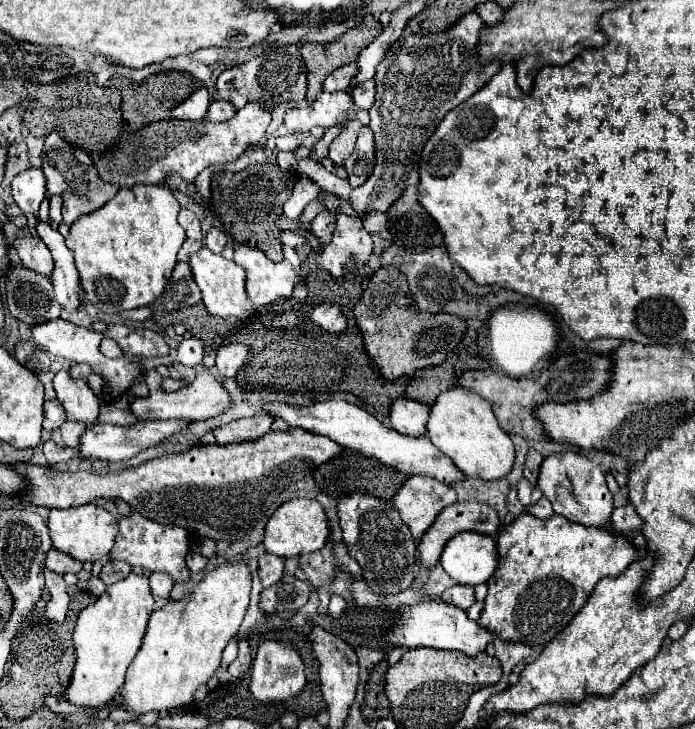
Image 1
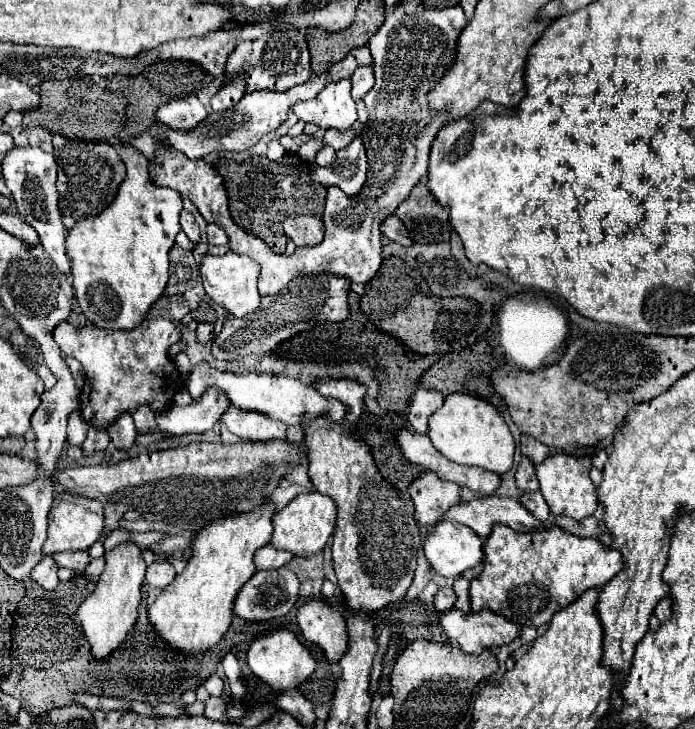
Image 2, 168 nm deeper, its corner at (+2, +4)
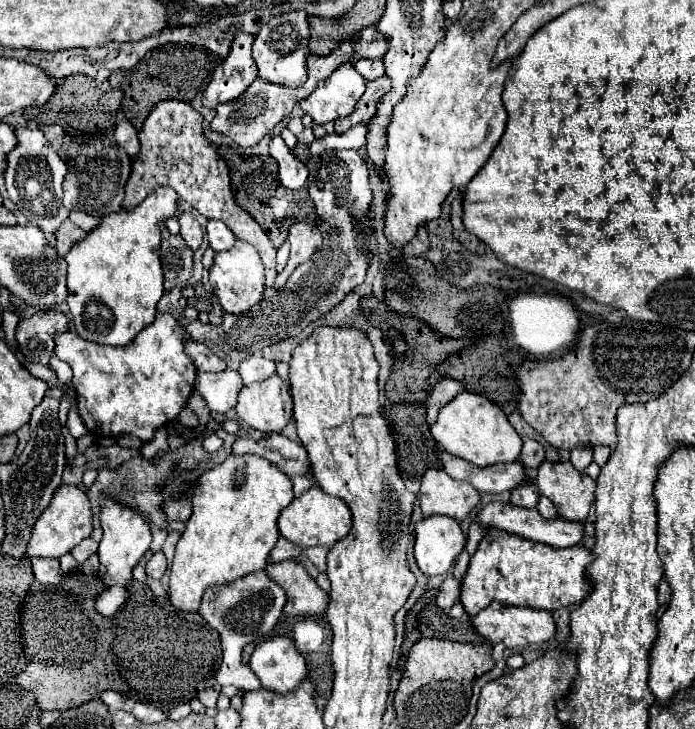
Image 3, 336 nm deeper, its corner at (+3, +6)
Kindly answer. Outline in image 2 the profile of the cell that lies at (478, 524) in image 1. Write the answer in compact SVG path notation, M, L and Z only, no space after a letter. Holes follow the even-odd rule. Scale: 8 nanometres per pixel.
M497 495L473 499L469 503L461 501L455 507L451 507L451 511L447 511L445 517L471 527L483 541L487 539L493 525L497 523L507 525L521 533L537 531L545 527L545 523L535 519L519 501L511 497L497 497Z

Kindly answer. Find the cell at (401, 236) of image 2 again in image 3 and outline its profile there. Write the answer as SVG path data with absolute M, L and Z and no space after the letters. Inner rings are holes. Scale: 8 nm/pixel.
M418 227L418 231L412 237L412 241L406 243L406 249L412 255L422 255L428 249L428 231L424 227Z

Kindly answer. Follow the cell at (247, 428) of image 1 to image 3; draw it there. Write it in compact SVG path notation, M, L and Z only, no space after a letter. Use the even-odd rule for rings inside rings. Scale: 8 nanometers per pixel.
M278 375L266 379L264 383L254 383L238 393L236 419L264 433L282 433L292 417L292 401L288 387Z

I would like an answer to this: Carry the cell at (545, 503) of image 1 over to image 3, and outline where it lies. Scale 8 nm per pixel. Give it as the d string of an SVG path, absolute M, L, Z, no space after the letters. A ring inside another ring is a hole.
M526 483L522 487L516 487L512 491L512 497L510 497L510 503L512 505L518 505L518 507L536 507L538 505L538 487L534 483Z

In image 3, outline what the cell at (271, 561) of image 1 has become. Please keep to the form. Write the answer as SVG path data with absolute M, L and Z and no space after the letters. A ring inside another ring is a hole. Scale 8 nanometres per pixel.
M280 537L278 543L274 545L274 549L270 551L270 557L268 557L268 559L270 559L272 563L280 563L280 561L286 561L286 559L294 559L294 557L298 557L300 551L302 551L302 547L298 547L298 545L294 545L294 543L286 541L284 537Z

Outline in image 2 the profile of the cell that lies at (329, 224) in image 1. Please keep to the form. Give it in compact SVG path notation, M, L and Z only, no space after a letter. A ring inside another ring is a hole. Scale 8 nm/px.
M307 215L287 217L283 221L283 229L297 247L319 245L323 241L323 221L319 217L307 217Z

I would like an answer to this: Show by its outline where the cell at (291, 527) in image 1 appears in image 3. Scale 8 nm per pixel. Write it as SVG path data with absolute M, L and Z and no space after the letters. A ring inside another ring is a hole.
M312 485L308 491L296 497L286 509L282 509L278 519L280 535L292 541L294 545L302 545L302 547L314 547L314 545L332 547L336 541L348 535L350 527L352 527L352 513L348 505L338 497L326 495L318 485Z

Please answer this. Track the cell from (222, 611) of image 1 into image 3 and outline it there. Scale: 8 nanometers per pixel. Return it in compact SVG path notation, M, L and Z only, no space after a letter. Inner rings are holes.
M230 455L224 463L202 473L198 477L198 487L194 489L194 511L176 545L176 557L170 571L168 597L174 609L184 613L198 613L198 605L202 605L206 589L214 585L226 585L248 573L264 569L268 553L280 537L276 521L280 517L280 511L290 505L292 499L292 481L260 455Z

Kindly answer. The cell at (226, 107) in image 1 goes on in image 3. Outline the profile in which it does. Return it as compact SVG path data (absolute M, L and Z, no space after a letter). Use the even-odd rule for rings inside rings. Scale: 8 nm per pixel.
M238 33L234 37L230 55L216 67L202 95L204 107L216 109L216 105L236 99L258 77L252 59L252 41L254 37L246 33Z

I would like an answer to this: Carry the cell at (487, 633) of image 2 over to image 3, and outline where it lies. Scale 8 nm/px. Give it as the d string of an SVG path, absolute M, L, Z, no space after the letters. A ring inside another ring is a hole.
M490 603L486 609L482 609L476 617L470 619L472 627L480 637L492 643L506 643L510 649L528 647L528 645L540 645L544 641L550 641L554 637L554 619L548 611L540 609L528 609L528 607L508 607L502 603Z

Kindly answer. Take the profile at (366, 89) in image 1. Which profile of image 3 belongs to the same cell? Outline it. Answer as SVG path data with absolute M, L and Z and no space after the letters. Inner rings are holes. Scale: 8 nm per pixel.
M360 59L360 61L356 61L356 71L366 81L372 81L372 79L378 79L384 75L384 65L382 65L382 59Z

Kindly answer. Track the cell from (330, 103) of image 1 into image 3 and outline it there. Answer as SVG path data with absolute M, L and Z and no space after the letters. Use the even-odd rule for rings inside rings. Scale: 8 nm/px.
M344 63L334 75L320 81L314 93L300 101L300 107L318 125L336 121L354 111L356 101L364 93L364 85L366 81L356 73L356 69L350 63Z

